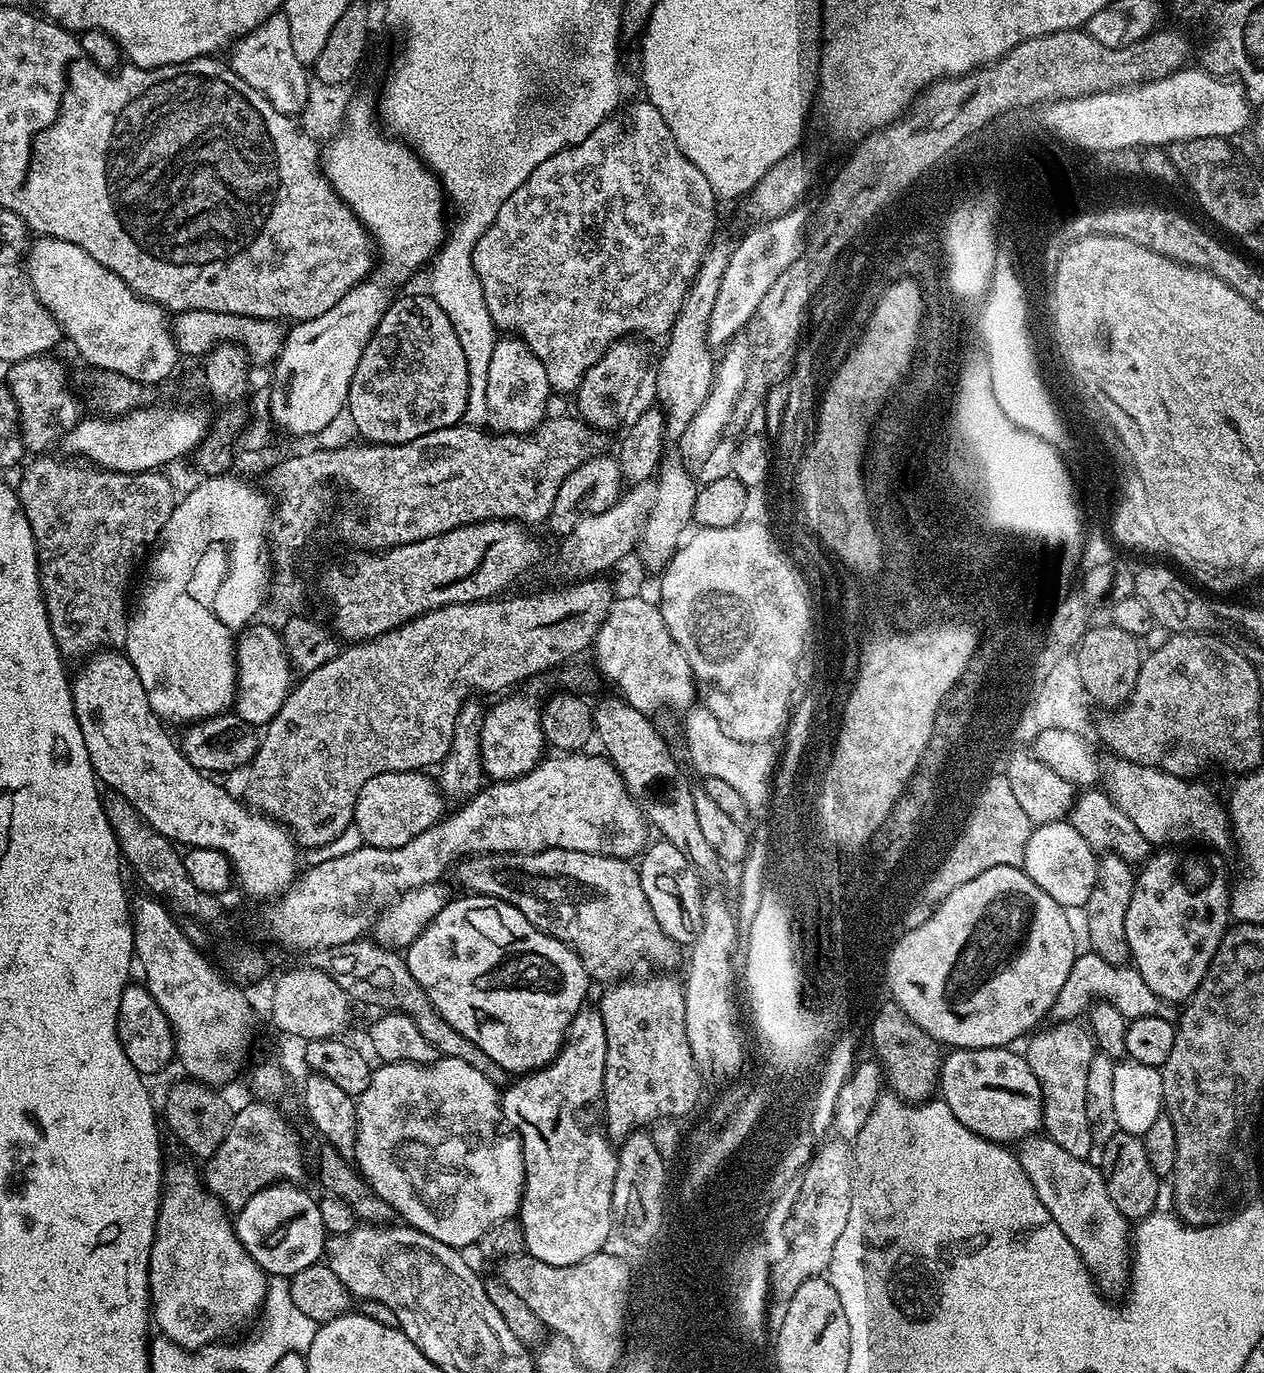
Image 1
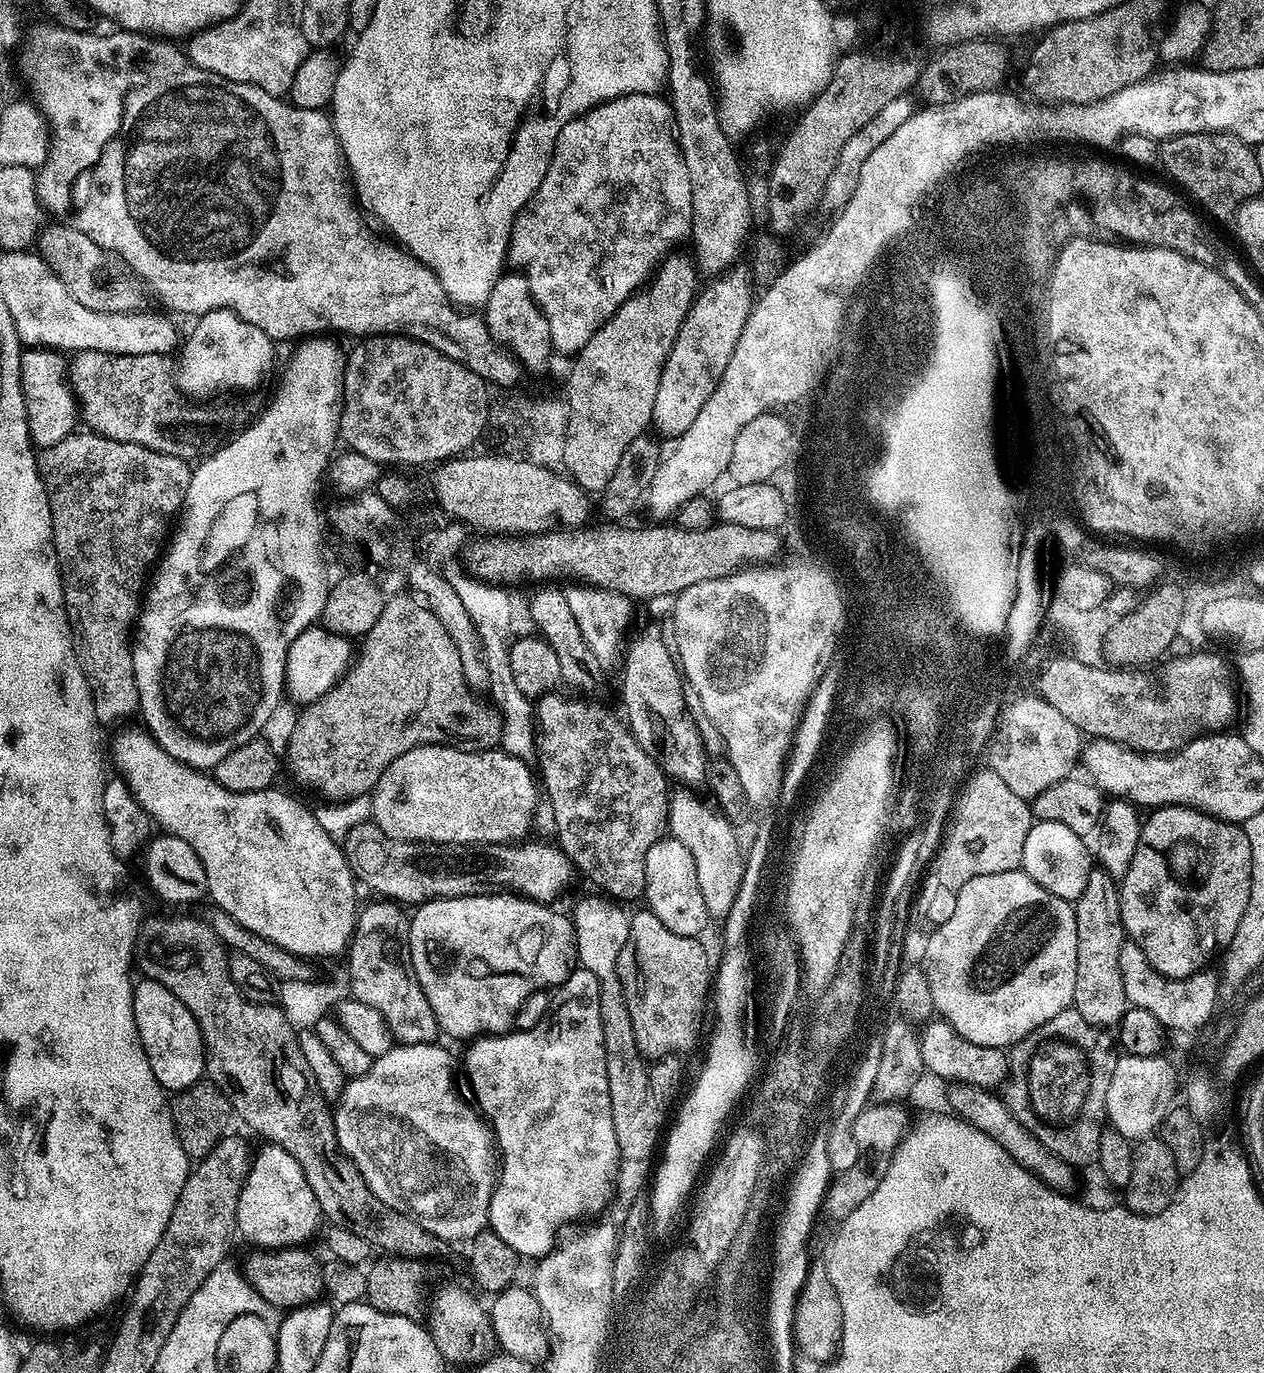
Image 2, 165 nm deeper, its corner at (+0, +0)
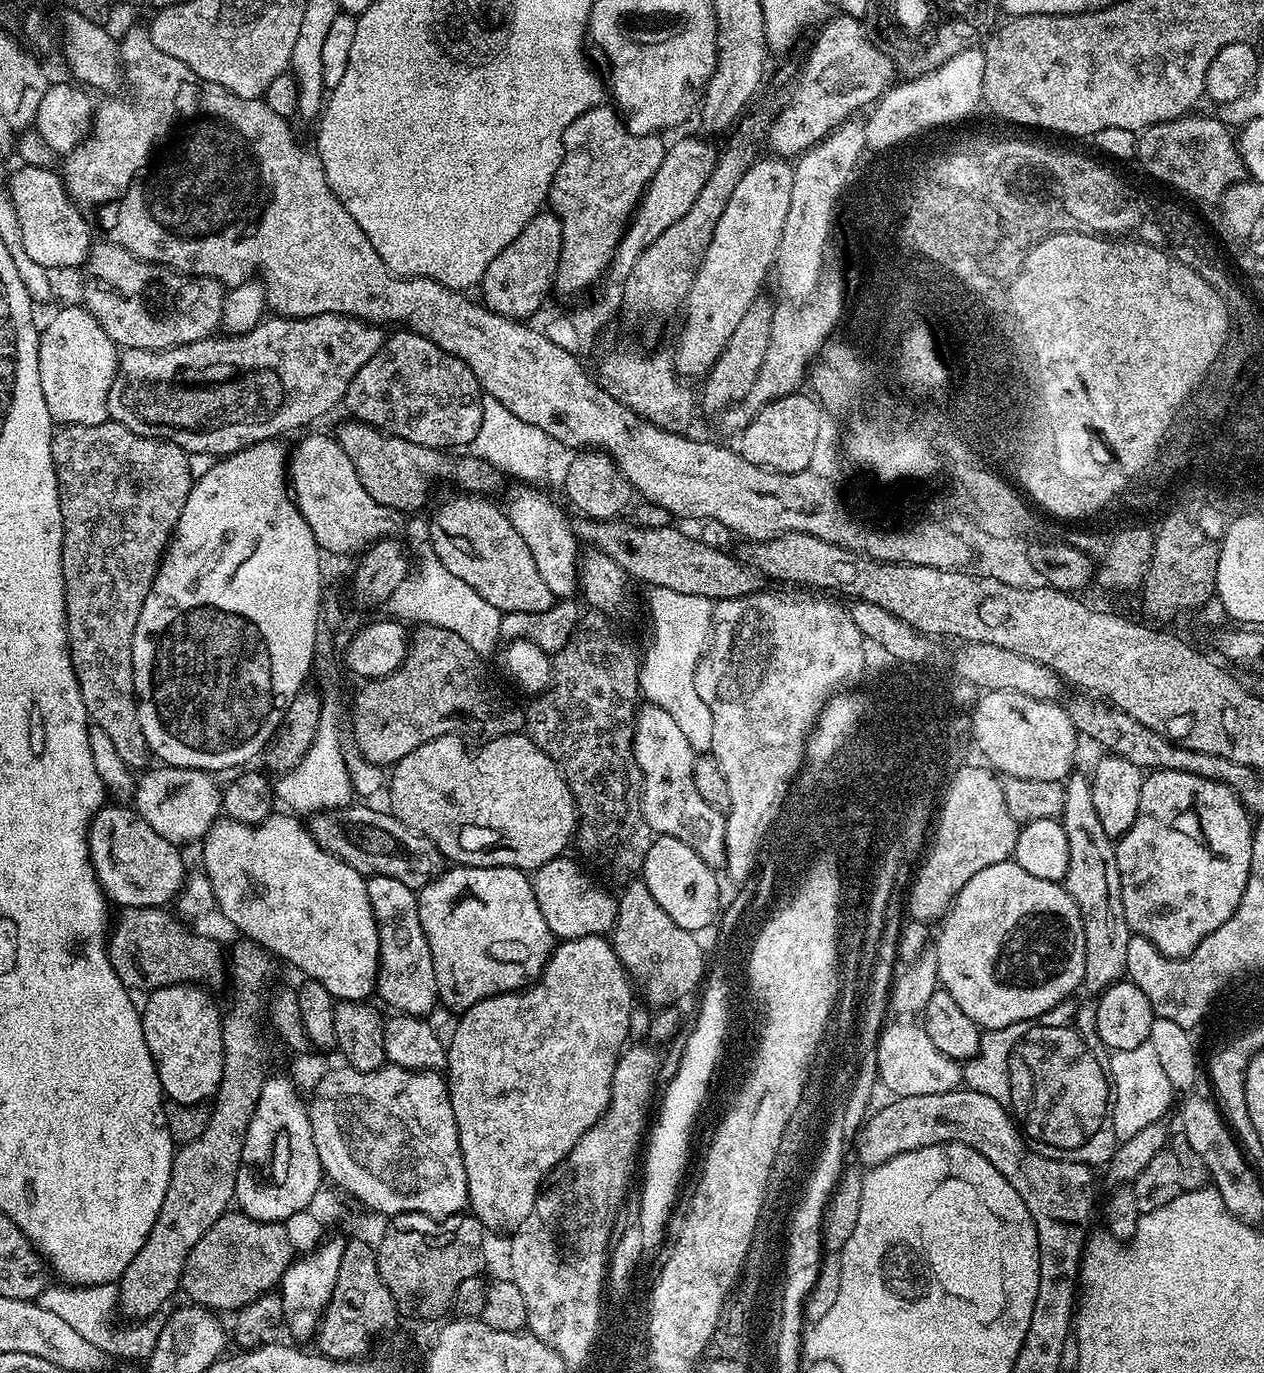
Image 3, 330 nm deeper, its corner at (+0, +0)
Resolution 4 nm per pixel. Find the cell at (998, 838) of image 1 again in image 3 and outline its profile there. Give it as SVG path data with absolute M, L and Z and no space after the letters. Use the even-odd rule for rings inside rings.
M973 762L968 772L956 776L956 784L952 784L952 792L948 792L948 808L944 808L944 820L940 820L940 833L932 847L934 862L940 858L940 864L921 863L915 869L906 892L906 912L911 919L939 921L974 874L1015 853L1020 828L1010 810L1006 810L1001 777L991 767L983 767Z

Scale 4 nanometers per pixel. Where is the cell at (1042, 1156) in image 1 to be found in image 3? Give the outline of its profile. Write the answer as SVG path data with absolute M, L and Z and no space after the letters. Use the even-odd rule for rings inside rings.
M900 1018L897 1024L889 1023L880 1033L877 1042L877 1070L879 1083L892 1091L893 1097L918 1094L942 1094L959 1089L962 1084L962 1064L952 1060L926 1034L923 1026ZM916 1023L916 1024L912 1024Z

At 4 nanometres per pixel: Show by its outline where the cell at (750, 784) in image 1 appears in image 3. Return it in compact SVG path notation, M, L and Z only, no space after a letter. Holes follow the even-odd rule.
M665 587L652 588L648 608L652 620L652 640L641 659L639 684L641 695L651 704L666 710L681 727L698 754L711 751L713 715L694 686L697 662L703 657L711 635L713 601L698 595L681 594Z

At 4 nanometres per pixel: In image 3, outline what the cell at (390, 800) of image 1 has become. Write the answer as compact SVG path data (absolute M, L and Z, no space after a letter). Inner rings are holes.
M527 734L486 740L479 746L473 747L476 748L473 752L467 746L469 747L463 736L439 736L414 750L410 750L410 754L406 754L406 758L402 758L398 763L391 765L386 793L388 792L388 800L392 803L390 805L392 815L401 820L410 830L430 838L430 842L434 842L434 846L438 846L438 850L444 856L445 861L456 866L466 868L518 868L525 874L532 874L544 863L549 863L556 857L563 857L568 852L566 851L567 848L570 848L573 843L578 827L578 813L576 799L572 797L572 791L563 772L560 771L559 764L552 757L546 755Z

